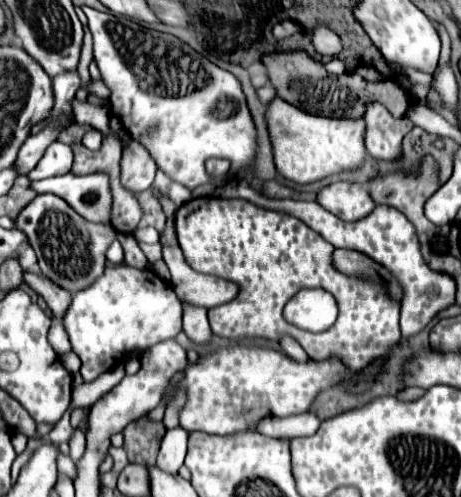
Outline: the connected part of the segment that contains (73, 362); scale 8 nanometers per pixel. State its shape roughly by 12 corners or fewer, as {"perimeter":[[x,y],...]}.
{"perimeter":[[75,352],[61,354],[63,366],[77,374],[81,360]]}

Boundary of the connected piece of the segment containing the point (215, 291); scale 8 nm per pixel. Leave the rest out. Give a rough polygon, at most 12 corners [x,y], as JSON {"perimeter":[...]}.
{"perimeter":[[163,248],[171,286],[183,302],[215,308],[235,282],[197,274],[181,248]]}

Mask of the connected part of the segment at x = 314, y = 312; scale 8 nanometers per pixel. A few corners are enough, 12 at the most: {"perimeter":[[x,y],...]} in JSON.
{"perimeter":[[323,288],[301,290],[283,315],[298,327],[325,332],[337,300]]}

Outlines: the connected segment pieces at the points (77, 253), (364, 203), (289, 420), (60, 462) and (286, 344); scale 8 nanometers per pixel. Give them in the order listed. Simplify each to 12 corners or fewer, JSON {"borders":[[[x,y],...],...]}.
{"borders":[[[37,194],[17,216],[41,274],[65,290],[105,270],[117,238],[93,242],[63,198]],[[351,182],[323,188],[317,202],[347,222],[375,208],[369,188]],[[315,412],[263,420],[257,432],[273,438],[315,434]],[[60,451],[57,457],[59,473],[75,480],[77,468],[70,456]],[[281,336],[279,346],[297,362],[309,360],[301,344],[291,336]]]}

